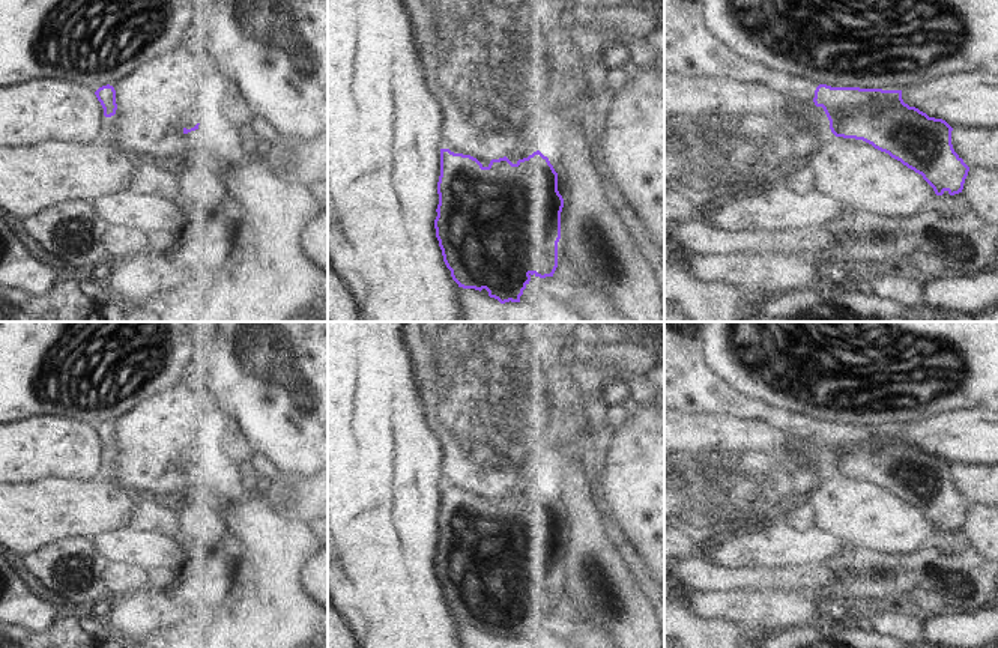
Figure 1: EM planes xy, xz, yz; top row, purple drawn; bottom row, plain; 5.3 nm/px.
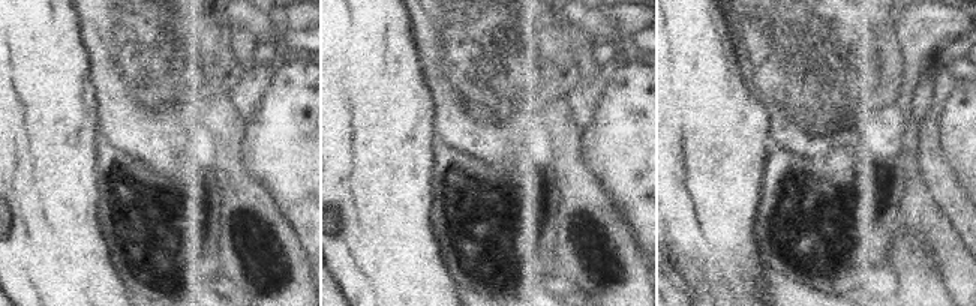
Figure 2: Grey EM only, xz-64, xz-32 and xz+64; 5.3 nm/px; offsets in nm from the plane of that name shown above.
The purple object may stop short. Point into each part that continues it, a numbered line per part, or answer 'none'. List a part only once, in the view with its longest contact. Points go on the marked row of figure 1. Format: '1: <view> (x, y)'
none

